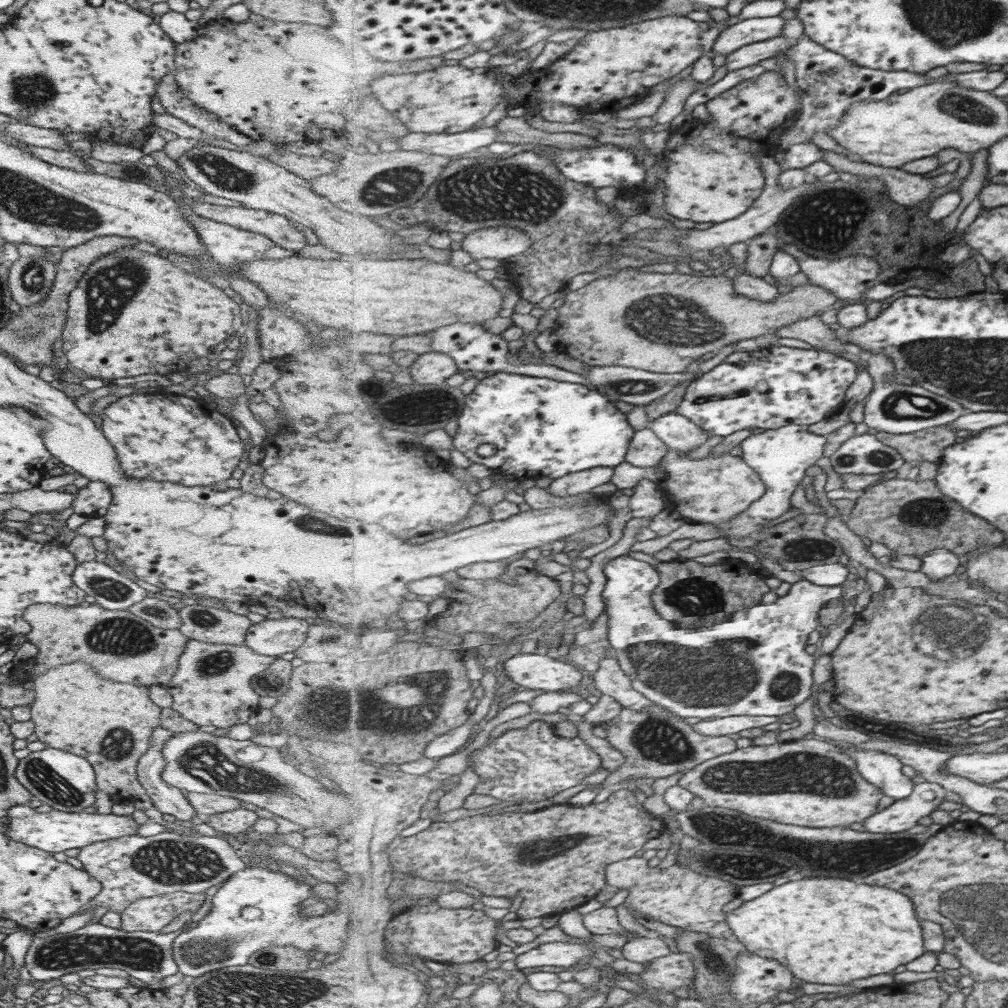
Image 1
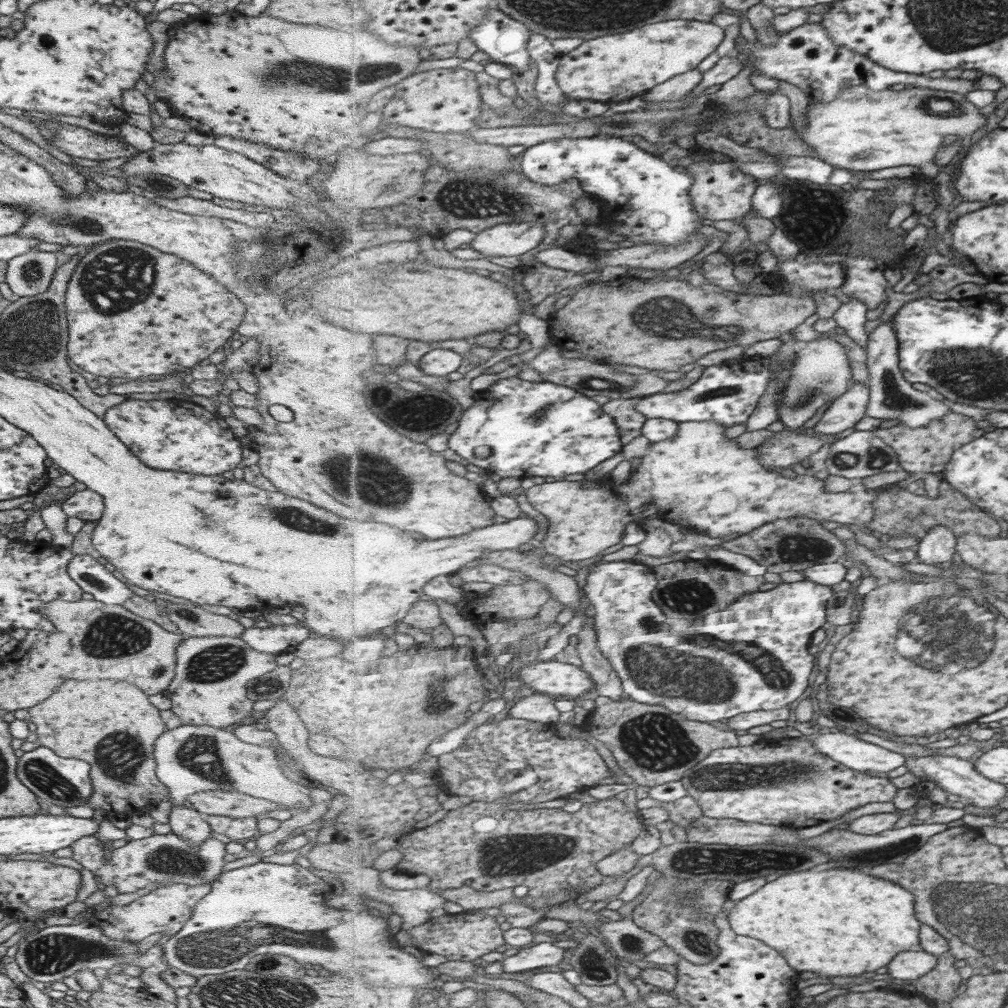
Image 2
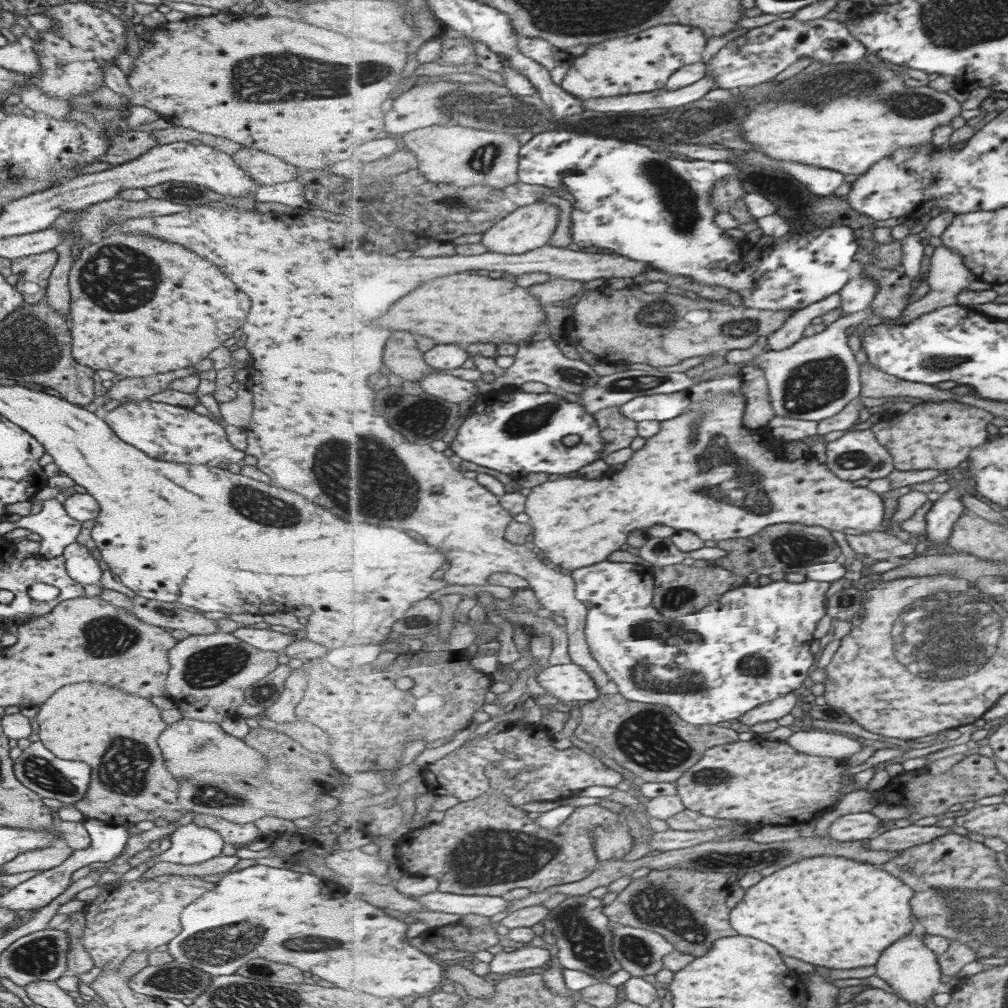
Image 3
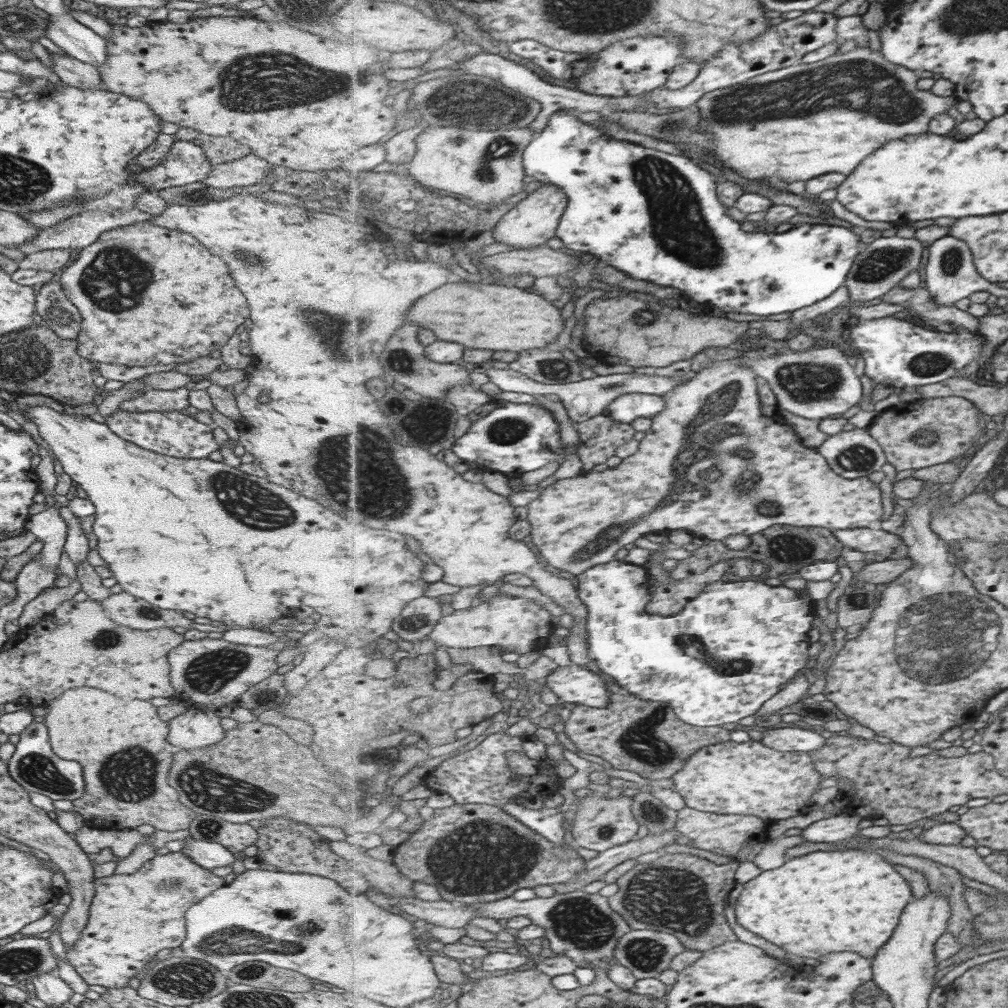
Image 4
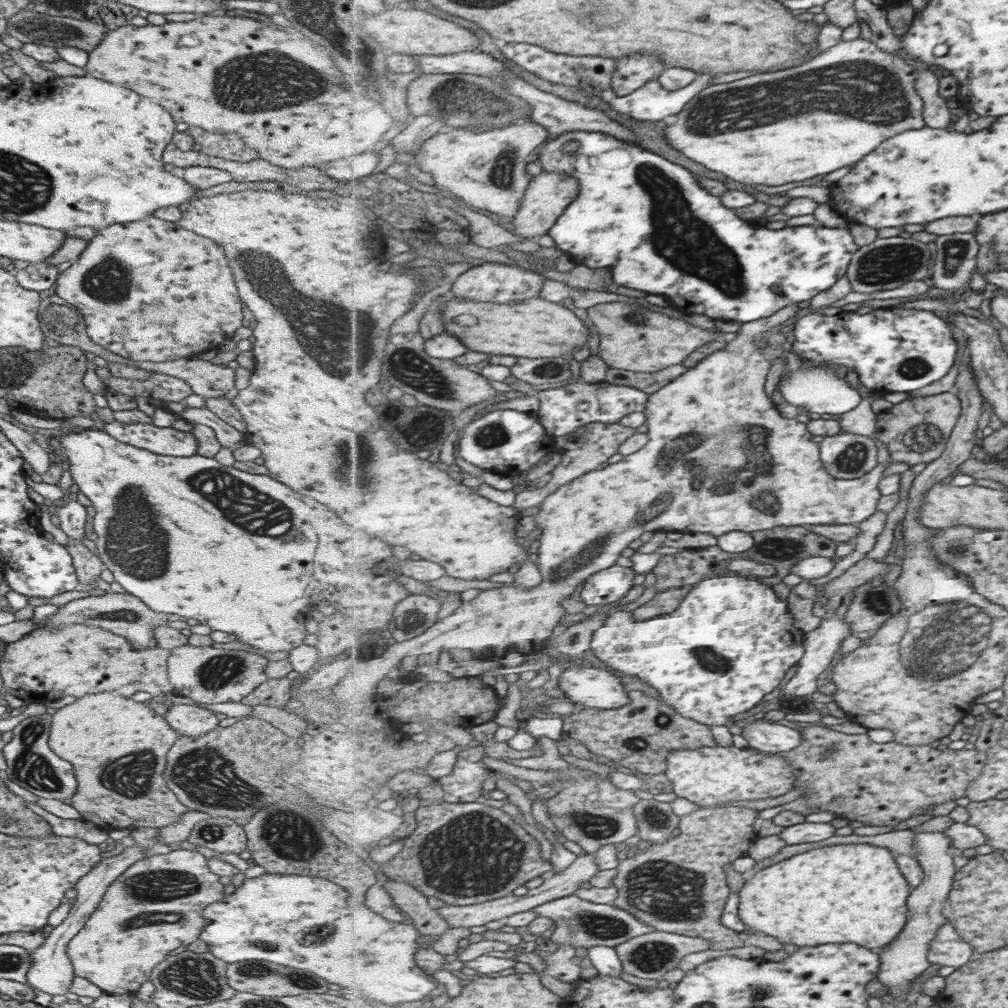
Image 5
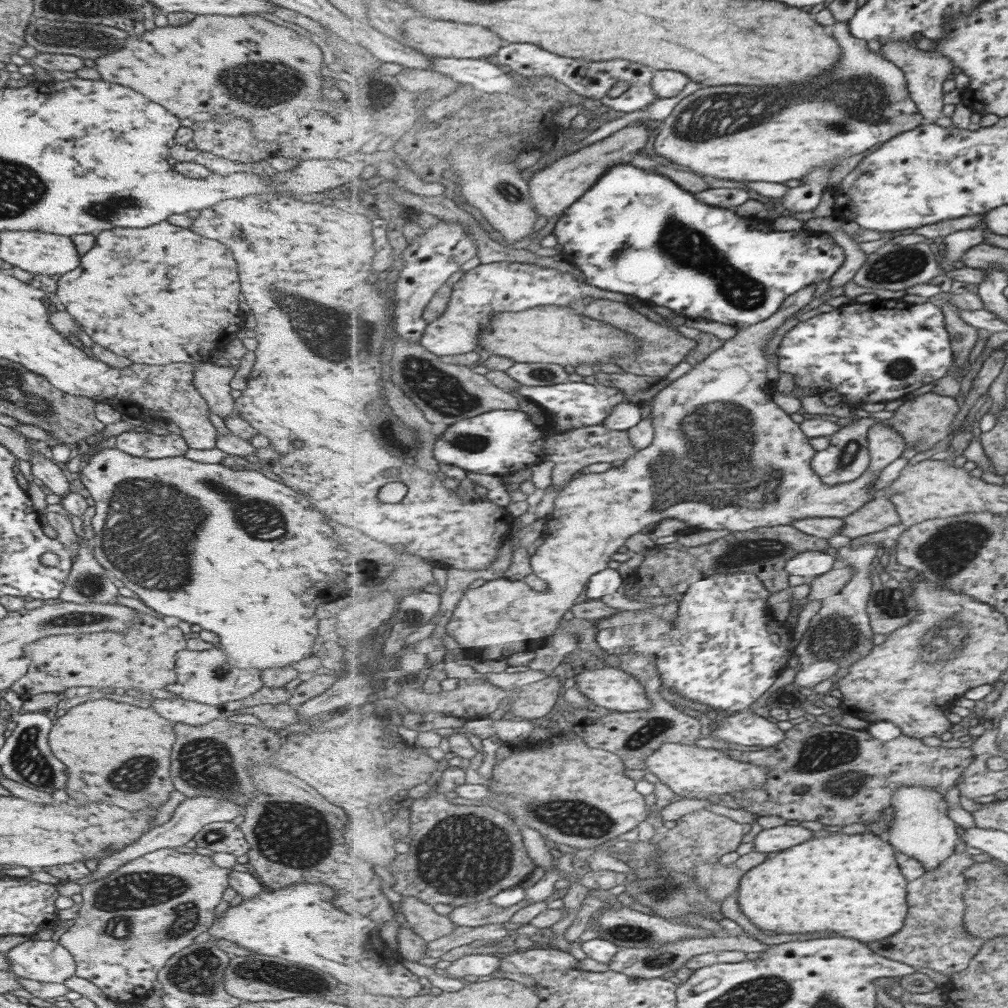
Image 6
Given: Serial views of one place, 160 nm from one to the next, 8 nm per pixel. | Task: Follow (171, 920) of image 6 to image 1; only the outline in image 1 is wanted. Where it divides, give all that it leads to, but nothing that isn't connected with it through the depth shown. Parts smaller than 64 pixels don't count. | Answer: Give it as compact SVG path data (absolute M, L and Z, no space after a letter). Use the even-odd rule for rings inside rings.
M183 891L170 892L140 898L128 904L120 912L120 928L125 932L159 931L181 912L194 913L203 902L203 892L191 894Z

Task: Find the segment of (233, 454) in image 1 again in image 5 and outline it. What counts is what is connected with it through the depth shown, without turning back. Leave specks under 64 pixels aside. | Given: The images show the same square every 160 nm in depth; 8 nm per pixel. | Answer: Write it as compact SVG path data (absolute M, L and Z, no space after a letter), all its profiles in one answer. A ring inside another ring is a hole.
M114 420L105 423L103 430L119 442L164 457L193 456L198 447L191 433L171 427L157 427L149 420L143 423L122 423Z

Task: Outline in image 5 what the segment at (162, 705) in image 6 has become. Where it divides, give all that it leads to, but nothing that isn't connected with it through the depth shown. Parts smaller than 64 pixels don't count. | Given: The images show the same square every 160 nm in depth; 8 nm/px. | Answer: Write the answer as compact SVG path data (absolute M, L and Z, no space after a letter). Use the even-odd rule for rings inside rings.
M169 704L163 718L173 730L191 738L207 735L218 726L219 722L205 706L202 708L197 705L187 706L187 704Z

